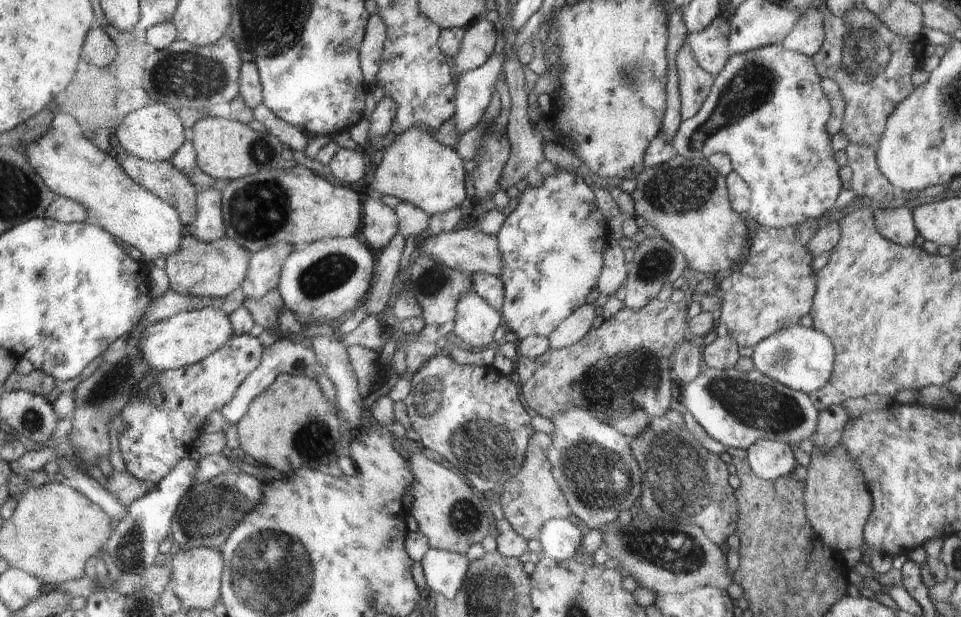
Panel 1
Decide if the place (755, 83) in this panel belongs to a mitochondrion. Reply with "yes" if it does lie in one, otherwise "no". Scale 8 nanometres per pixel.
yes

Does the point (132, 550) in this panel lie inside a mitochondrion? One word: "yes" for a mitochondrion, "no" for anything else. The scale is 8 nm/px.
yes

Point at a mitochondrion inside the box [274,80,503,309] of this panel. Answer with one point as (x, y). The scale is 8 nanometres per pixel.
(326, 274)

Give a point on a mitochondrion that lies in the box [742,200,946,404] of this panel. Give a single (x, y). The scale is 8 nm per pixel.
(781, 360)

